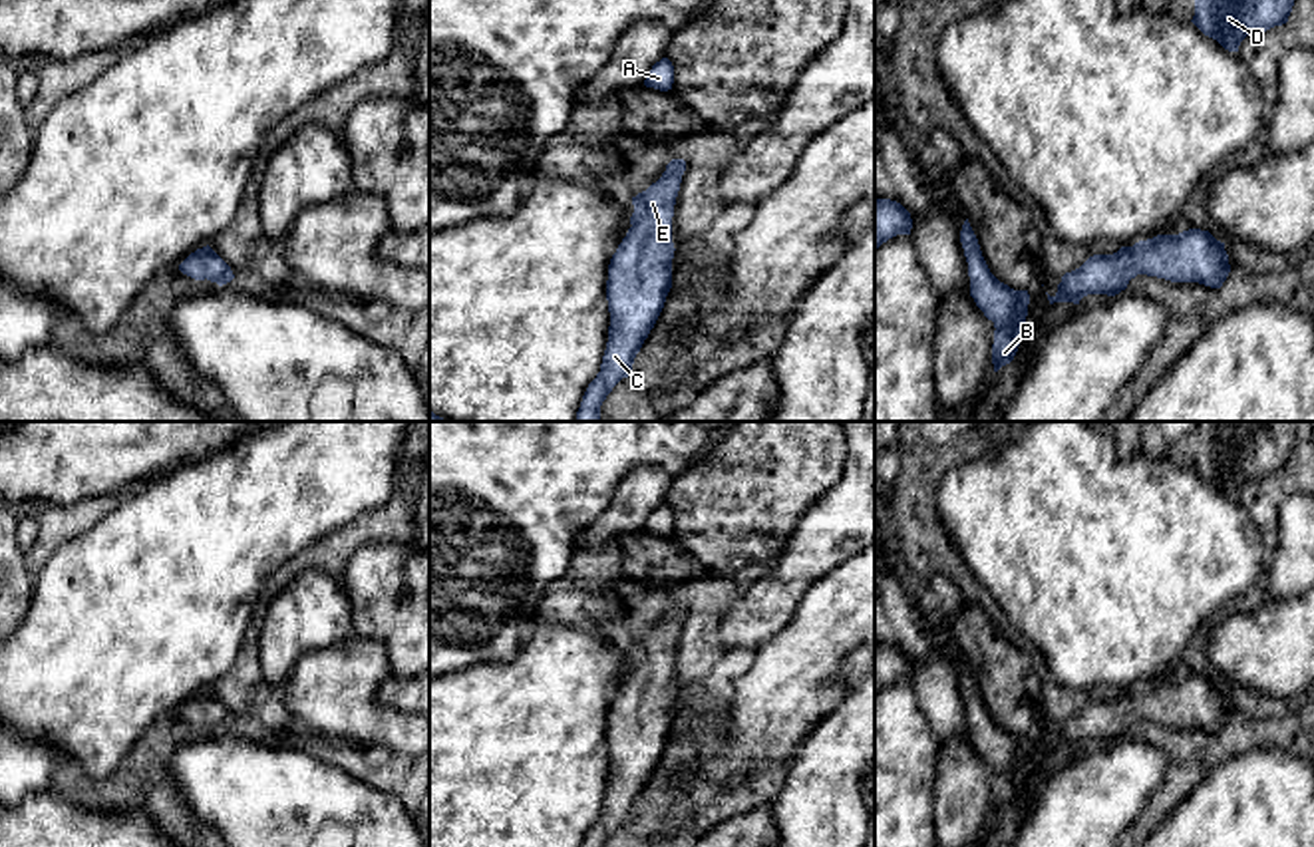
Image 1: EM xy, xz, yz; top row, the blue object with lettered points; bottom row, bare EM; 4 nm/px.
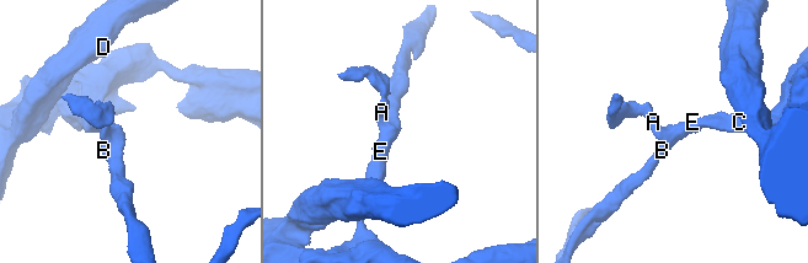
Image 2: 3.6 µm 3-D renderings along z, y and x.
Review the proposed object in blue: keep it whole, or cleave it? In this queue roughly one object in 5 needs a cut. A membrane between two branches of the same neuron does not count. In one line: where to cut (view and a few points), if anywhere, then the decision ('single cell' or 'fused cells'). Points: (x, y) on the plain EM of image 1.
no cut | single cell

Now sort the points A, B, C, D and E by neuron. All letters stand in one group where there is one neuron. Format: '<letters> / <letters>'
A B C D E

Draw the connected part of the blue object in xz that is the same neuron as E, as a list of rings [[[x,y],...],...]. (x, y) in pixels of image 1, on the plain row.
[[[672,604],[656,628],[632,642],[632,672],[608,710],[608,787],[600,817],[588,829],[582,847],[604,847],[612,833],[628,823],[664,754],[676,696],[672,662],[684,616],[686,606]]]

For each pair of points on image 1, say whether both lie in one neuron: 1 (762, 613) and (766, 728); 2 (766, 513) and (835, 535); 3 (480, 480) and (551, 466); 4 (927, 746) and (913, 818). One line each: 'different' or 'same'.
1: different
2: different
3: same
4: same

